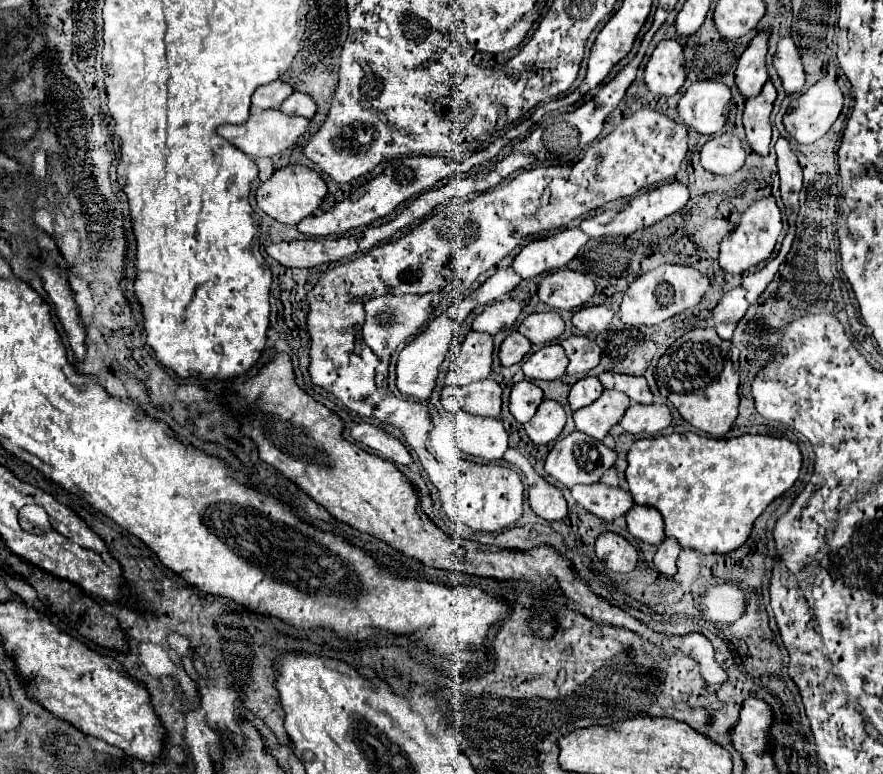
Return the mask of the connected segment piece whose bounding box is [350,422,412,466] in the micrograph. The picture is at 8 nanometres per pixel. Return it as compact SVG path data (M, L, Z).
M360 422L350 430L350 434L354 440L366 444L370 450L374 450L384 460L390 460L390 462L400 464L400 466L412 466L412 458L408 454L408 450L404 448L404 444L400 440L388 436L378 426Z

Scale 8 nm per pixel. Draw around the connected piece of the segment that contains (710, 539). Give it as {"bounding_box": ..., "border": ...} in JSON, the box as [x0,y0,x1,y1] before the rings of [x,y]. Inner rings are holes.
{"bounding_box":[626,432,802,554],"border":[[[684,432],[684,434],[670,434],[670,436],[660,436],[660,438],[650,438],[650,440],[636,440],[628,452],[628,468],[626,468],[626,480],[630,486],[630,494],[634,496],[636,504],[646,504],[646,506],[654,506],[666,524],[666,536],[674,536],[682,548],[692,548],[698,550],[702,554],[728,554],[736,548],[740,548],[752,532],[754,520],[766,510],[768,504],[772,504],[778,496],[782,496],[786,490],[790,490],[794,486],[794,482],[800,476],[800,468],[802,468],[802,454],[798,450],[798,446],[794,442],[790,442],[788,438],[778,438],[778,436],[760,436],[760,434],[744,434],[738,438],[708,438],[708,436],[700,436],[696,432]]]}

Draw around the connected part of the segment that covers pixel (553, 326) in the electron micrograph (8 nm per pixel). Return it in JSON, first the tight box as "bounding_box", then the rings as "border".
{"bounding_box":[518,312,564,344],"border":[[[536,312],[524,318],[518,332],[524,334],[532,344],[546,344],[564,332],[564,320],[558,312]]]}

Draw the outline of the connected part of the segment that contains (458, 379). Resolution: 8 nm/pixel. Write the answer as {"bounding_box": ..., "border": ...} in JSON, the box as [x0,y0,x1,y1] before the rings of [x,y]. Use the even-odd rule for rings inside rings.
{"bounding_box":[446,332,492,386],"border":[[[468,332],[456,360],[450,364],[446,384],[466,386],[486,380],[492,372],[492,336]]]}

